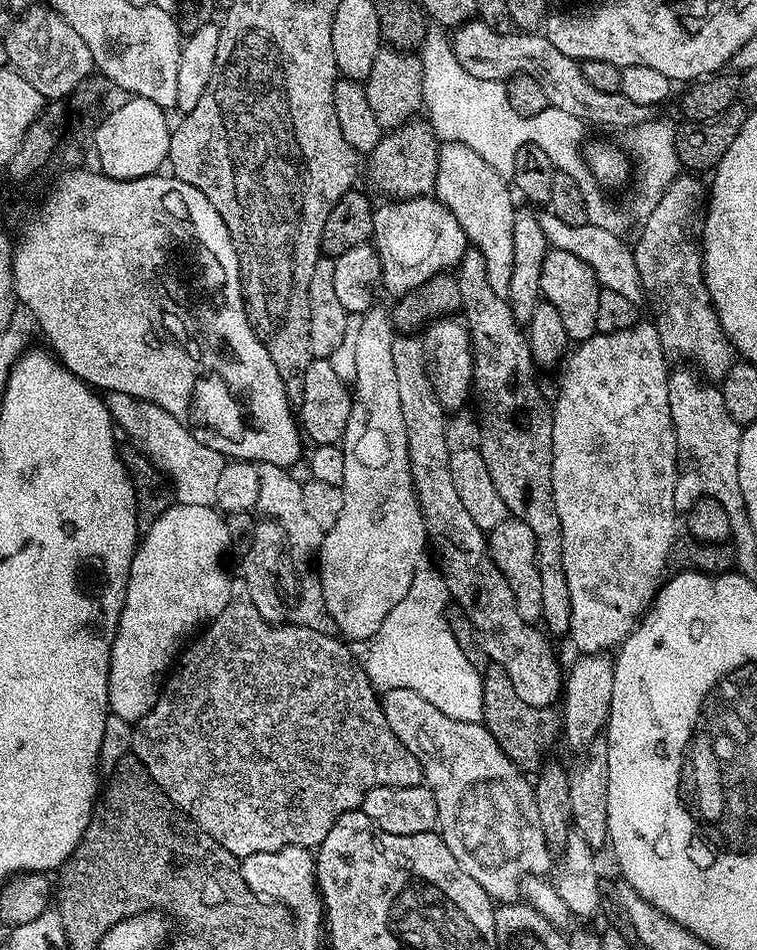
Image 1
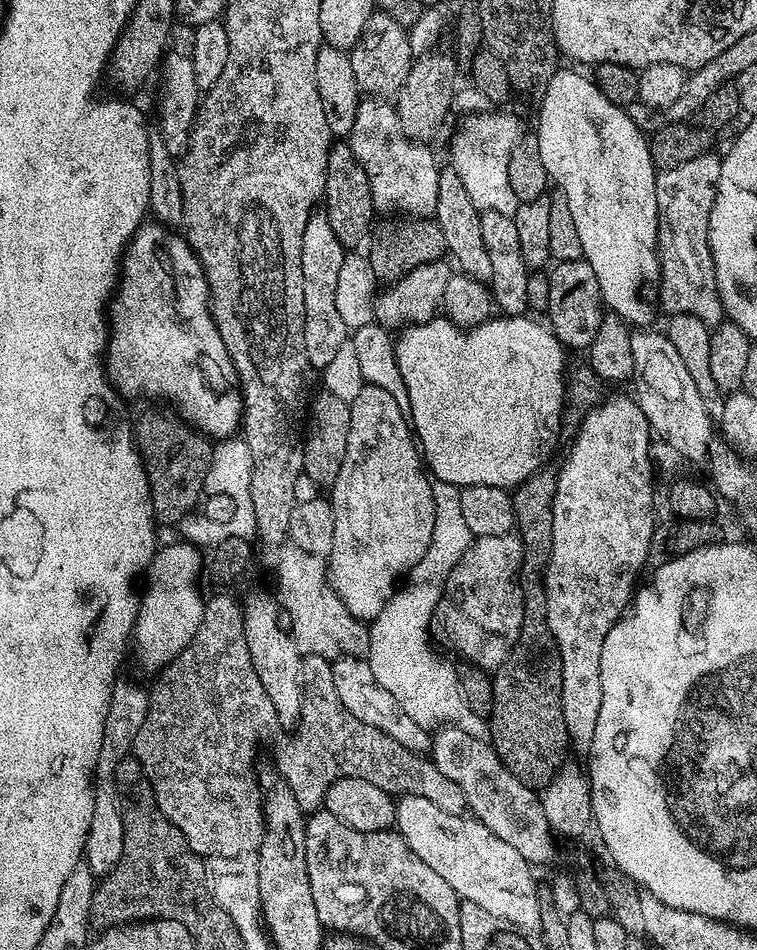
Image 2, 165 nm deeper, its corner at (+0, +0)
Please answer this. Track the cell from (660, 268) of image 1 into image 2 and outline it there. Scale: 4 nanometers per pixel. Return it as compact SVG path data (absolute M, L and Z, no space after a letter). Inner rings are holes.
M715 151L702 154L698 158L690 158L690 162L682 162L673 168L662 168L656 174L656 197L658 198L658 238L656 239L656 252L660 255L660 286L658 289L658 304L665 308L665 313L690 314L694 318L698 318L698 322L702 322L709 330L725 323L726 317L724 307L720 301L720 291L718 290L718 282L716 281L716 267L714 266L714 258L710 250L710 242L708 241L708 219L710 218L710 210L714 206L714 198L716 197L716 187L718 186L718 178L720 177L720 161L721 157Z

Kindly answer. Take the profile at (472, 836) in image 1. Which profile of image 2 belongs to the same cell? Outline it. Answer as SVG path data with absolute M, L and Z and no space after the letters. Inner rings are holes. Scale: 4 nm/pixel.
M341 656L331 661L332 677L334 678L334 690L338 690L338 698L342 706L354 718L382 730L394 742L402 742L412 752L427 753L430 748L430 732L410 714L404 712L404 707L396 701L394 694L382 686L376 684L374 674L370 670L367 659L358 656Z

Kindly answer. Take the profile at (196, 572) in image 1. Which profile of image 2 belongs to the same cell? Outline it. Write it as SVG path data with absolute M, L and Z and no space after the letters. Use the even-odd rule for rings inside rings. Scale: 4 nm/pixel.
M177 542L168 544L159 549L152 557L152 563L147 569L148 589L142 592L138 600L136 610L136 625L132 628L132 639L130 641L131 651L136 651L136 664L144 672L159 673L174 659L180 651L194 638L194 634L202 626L204 621L205 597L200 597L200 588L195 584L202 576L202 552L199 547L192 543Z

